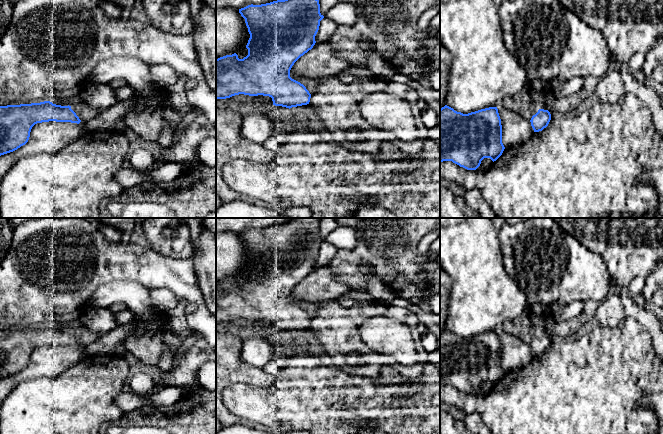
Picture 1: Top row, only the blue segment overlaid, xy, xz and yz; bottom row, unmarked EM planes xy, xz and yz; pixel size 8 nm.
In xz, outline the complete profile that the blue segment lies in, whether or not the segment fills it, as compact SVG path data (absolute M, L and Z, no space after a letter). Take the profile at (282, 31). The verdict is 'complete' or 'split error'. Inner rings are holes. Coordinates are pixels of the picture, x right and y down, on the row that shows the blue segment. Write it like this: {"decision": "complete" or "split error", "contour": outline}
{"decision": "complete", "contour": "M277 0L239 9L250 38L248 55L239 59L236 53L216 59L216 99L235 95L269 96L273 105L292 108L307 105L311 94L300 82L290 77L294 63L315 45L320 21L319 0Z"}

